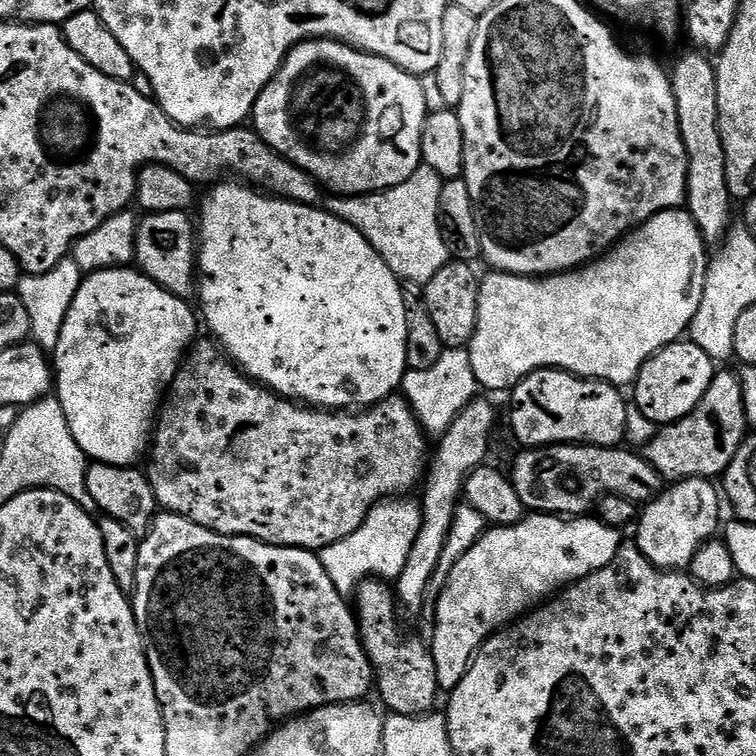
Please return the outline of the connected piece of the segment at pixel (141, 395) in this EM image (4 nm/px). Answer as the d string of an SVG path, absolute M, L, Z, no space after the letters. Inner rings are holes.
M132 266L107 268L81 279L54 353L54 392L89 461L127 468L149 451L162 401L198 336L198 316L188 303L185 297L170 294Z

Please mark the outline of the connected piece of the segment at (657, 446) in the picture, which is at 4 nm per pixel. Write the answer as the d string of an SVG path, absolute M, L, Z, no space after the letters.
M717 371L702 402L690 414L672 424L663 425L656 437L643 445L642 455L665 481L689 480L697 476L703 480L723 477L738 446L744 441L748 419L742 402L740 377L735 371Z

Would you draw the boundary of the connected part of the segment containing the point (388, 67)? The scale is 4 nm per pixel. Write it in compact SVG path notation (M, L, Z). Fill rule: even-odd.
M304 40L301 44L295 44L288 51L288 60L308 60L302 66L298 67L294 74L289 78L287 71L281 70L268 85L262 90L262 94L256 100L256 105L252 107L252 115L250 117L251 127L257 134L266 141L278 154L282 154L294 166L298 166L302 170L306 170L306 174L310 174L318 183L321 189L327 190L329 193L338 196L365 196L367 192L385 192L387 188L398 186L402 182L406 182L406 178L410 178L410 174L414 174L414 170L422 167L420 158L420 143L422 142L422 130L424 129L424 119L427 118L429 110L426 106L426 98L422 94L422 86L420 85L420 77L413 76L411 72L402 70L398 66L394 66L394 62L390 62L386 58L378 58L369 52L359 52L356 48L351 48L349 44L343 44L337 40ZM367 140L378 140L378 171L372 167L372 162L368 158L360 158L355 160L356 155L364 148Z

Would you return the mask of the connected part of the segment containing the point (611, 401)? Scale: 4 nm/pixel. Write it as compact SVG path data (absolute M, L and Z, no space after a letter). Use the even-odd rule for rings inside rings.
M540 368L537 372L521 380L515 388L511 389L512 396L512 432L516 435L516 440L524 448L545 448L548 444L593 444L599 448L614 448L625 443L626 434L626 414L630 407L629 401L624 401L624 396L619 387L608 383L606 380L585 380L582 376L576 376L573 372L562 372L559 368Z

